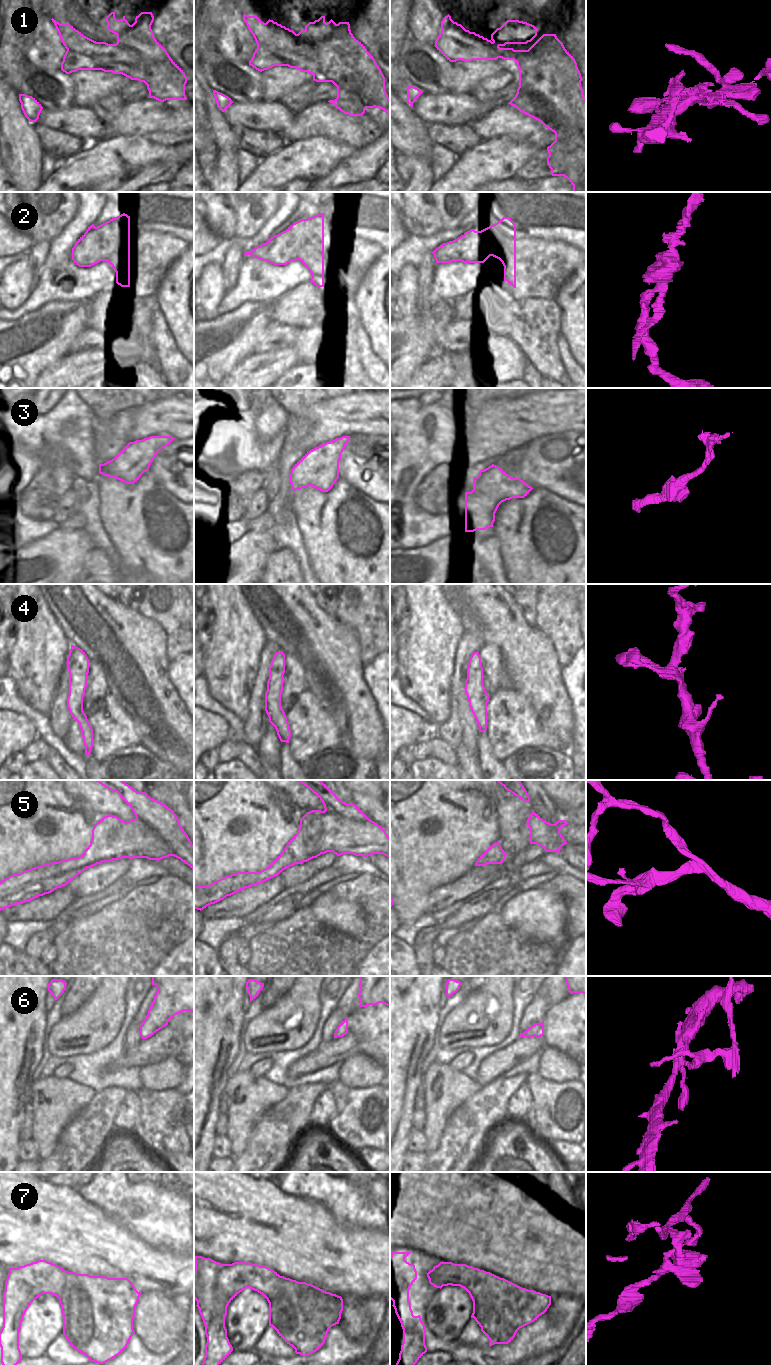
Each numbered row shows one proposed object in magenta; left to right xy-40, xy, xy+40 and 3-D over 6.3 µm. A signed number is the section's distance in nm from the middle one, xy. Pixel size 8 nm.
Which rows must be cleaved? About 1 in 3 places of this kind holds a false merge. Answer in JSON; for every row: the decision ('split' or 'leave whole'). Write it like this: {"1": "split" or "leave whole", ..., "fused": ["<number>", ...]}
{"1": "split", "2": "split", "3": "leave whole", "4": "leave whole", "5": "split", "6": "split", "7": "split", "fused": ["1", "2", "5", "6", "7"]}

